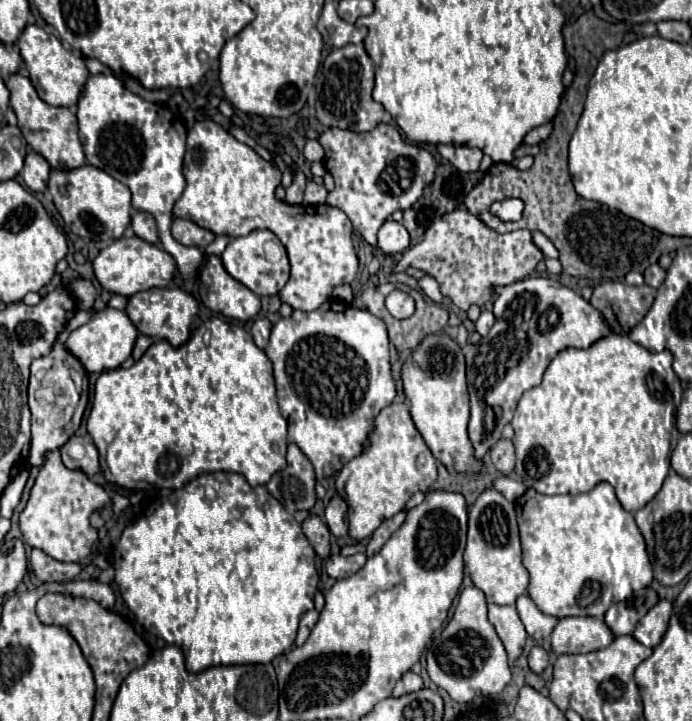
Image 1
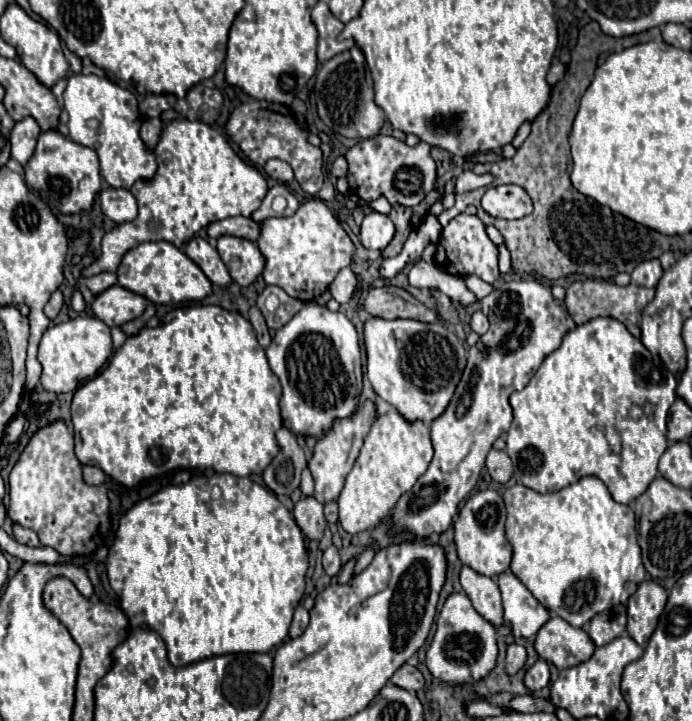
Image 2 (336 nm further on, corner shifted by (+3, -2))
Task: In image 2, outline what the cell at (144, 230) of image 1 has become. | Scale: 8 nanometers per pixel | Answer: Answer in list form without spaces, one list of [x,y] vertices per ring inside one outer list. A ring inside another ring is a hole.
[[[106,186],[100,190],[98,194],[100,198],[100,206],[102,206],[102,212],[114,220],[116,224],[122,224],[122,222],[130,222],[136,218],[138,214],[138,204],[136,204],[136,198],[130,194],[130,190],[126,188],[112,188],[112,186]]]

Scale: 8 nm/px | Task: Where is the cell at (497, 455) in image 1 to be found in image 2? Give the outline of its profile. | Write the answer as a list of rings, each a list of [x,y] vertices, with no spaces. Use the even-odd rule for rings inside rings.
[[[490,450],[488,452],[488,458],[486,458],[486,468],[492,476],[494,482],[500,482],[500,484],[506,484],[510,478],[512,478],[512,460],[506,452],[502,450]]]

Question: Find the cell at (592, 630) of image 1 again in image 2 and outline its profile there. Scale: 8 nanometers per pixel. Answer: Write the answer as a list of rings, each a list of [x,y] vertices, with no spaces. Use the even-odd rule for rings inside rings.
[[[554,616],[538,630],[534,648],[542,660],[564,670],[586,662],[596,646],[586,630],[574,628],[560,616]]]

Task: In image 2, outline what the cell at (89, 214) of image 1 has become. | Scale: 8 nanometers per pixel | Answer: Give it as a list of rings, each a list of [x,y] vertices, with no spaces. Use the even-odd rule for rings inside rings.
[[[58,130],[40,132],[36,150],[32,158],[24,164],[24,180],[26,184],[38,192],[52,208],[58,208],[64,214],[76,214],[82,210],[90,210],[102,188],[102,176],[98,168],[98,156],[92,148],[82,146]]]

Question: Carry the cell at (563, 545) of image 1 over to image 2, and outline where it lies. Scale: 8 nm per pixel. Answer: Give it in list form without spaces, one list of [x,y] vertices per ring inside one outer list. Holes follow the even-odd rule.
[[[584,476],[558,492],[540,494],[522,484],[514,484],[504,492],[508,510],[506,538],[514,548],[510,570],[534,594],[534,598],[554,616],[564,618],[572,626],[586,626],[592,616],[614,604],[626,604],[638,584],[646,580],[646,570],[640,558],[634,510],[614,502],[604,482],[596,476]]]

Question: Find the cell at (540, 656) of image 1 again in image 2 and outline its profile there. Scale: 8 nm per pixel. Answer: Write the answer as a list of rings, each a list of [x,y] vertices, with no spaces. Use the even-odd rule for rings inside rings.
[[[536,660],[536,664],[526,672],[526,678],[524,678],[524,684],[528,690],[542,690],[544,686],[548,686],[550,682],[550,670],[548,670],[548,664],[546,660]]]

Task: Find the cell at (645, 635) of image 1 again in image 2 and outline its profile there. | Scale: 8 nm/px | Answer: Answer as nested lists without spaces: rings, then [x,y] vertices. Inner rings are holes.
[[[646,580],[638,586],[638,590],[630,596],[626,616],[628,616],[628,634],[640,644],[646,646],[652,636],[658,618],[666,604],[666,590],[654,580]]]

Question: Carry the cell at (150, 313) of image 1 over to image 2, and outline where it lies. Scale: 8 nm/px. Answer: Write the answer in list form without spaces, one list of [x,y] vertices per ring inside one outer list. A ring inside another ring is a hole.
[[[120,284],[106,288],[104,292],[96,294],[92,300],[94,316],[110,328],[122,326],[128,320],[140,316],[146,306],[148,306],[148,300],[144,296],[130,292]]]

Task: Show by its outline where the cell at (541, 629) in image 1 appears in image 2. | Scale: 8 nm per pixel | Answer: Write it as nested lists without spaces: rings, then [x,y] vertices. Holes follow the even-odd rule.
[[[502,572],[496,578],[502,592],[504,620],[516,638],[534,636],[550,618],[548,610],[532,596],[532,592],[510,572]]]

